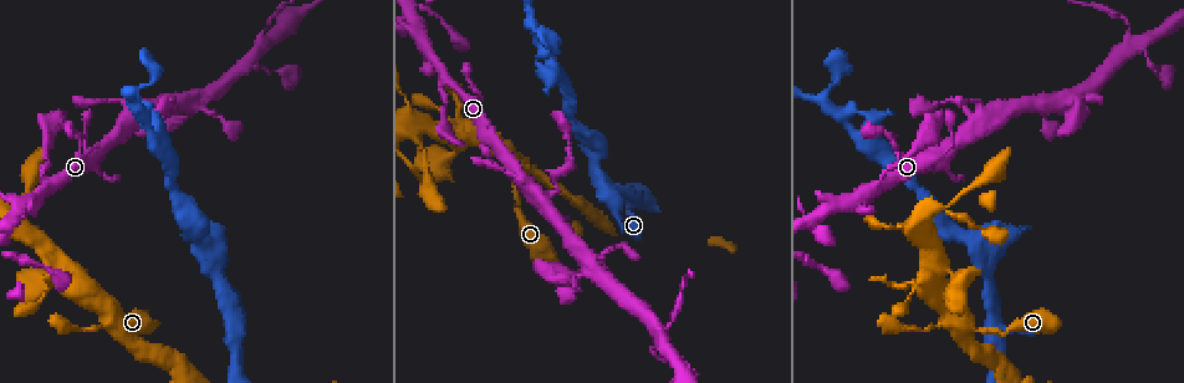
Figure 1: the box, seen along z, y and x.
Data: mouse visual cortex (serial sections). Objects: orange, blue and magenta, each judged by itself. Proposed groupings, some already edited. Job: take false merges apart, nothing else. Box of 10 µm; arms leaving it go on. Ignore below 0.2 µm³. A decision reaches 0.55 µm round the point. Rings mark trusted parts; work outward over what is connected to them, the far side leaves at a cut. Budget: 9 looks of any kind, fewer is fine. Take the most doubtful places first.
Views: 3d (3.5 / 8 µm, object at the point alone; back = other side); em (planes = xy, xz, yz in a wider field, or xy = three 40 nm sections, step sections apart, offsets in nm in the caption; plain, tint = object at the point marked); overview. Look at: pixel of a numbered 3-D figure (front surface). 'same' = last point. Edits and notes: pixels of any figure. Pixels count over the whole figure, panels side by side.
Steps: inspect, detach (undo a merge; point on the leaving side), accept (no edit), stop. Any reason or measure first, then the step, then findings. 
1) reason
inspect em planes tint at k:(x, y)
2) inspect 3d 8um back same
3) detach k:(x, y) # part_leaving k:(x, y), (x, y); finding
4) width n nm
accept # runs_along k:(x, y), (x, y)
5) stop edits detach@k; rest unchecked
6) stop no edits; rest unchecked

arms part here
inspect 3d 8um at 1:(965, 325)

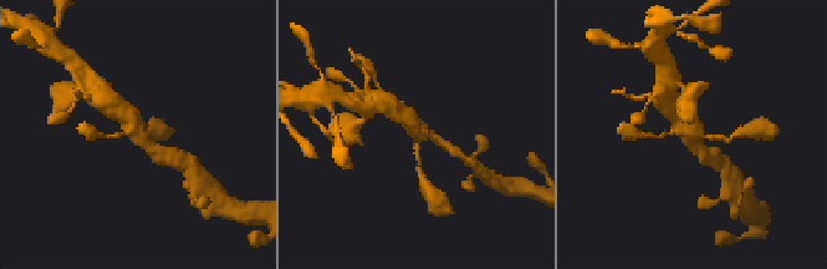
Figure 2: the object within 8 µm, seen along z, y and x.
inspect em xy step 1 tint same

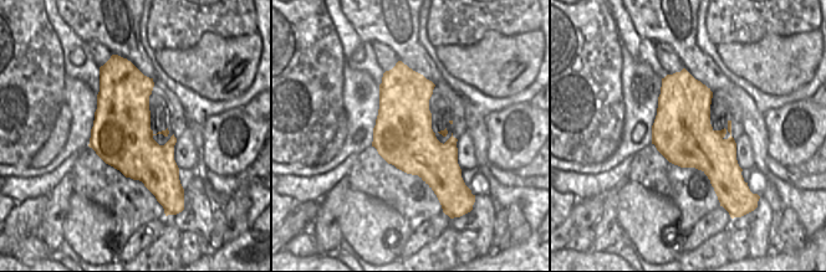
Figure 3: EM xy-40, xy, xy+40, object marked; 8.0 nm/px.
accept # runs_along 2:(729, 140), (693, 133), (674, 108); all the same cell

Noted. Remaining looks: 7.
thin neck
inspect 3d 3.5um at 1:(193, 105)

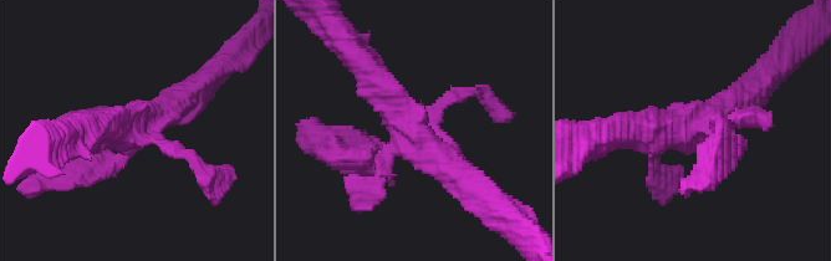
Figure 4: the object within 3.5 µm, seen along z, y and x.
now the EM
inspect em xy step 3 tint at 4:(130, 127)

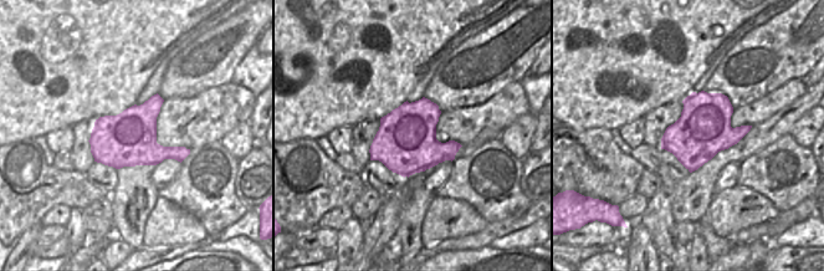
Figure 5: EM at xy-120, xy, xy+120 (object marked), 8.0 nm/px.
another direction
inspect em xy step 1 tint same

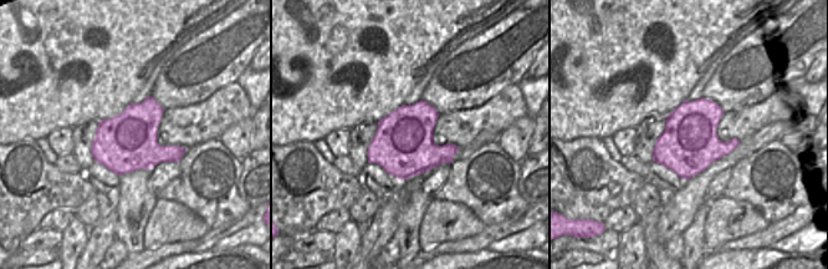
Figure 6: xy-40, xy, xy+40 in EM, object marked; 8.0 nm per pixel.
width 500 nm
accept # runs_along 4:(366, 66), (411, 133), (468, 188); one cell here

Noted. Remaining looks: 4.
calibre changes
inspect 3d 3.5um at 1:(264, 46)

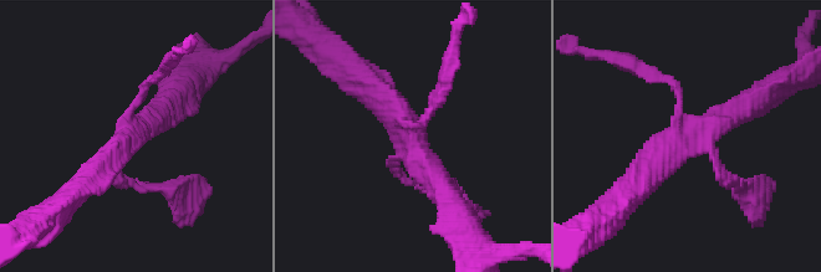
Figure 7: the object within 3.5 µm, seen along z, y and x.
inspect em xy step 2 tint at 7:(411, 126)

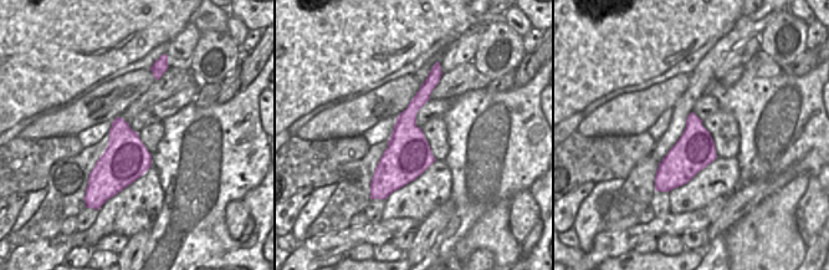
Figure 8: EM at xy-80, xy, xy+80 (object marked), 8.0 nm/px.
accept # runs_along 7:(360, 77), (409, 128), (444, 191); all the same cell

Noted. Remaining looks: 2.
sharp bend
inspect 3d 3.5um at 1:(606, 190)

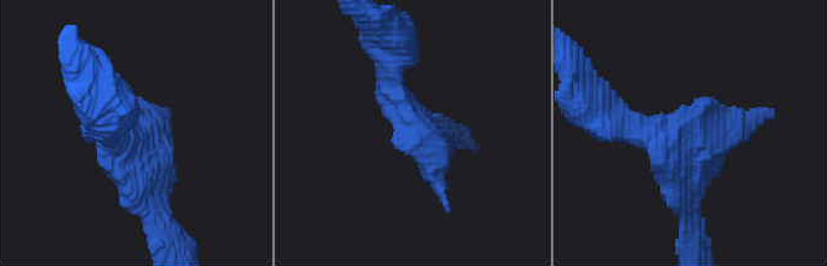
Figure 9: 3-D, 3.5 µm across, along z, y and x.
shape alone is not enough
inspect em xy step 3 tint at 9:(684, 143)

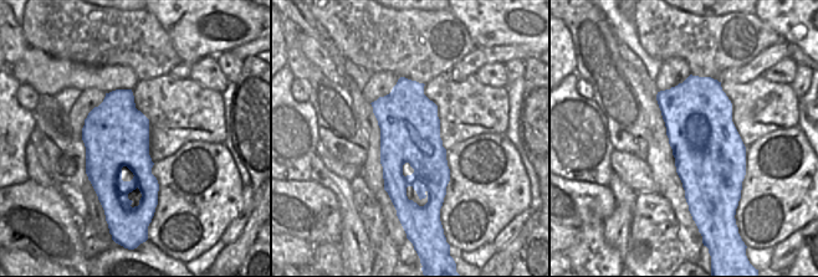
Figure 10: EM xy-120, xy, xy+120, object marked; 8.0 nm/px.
accept # runs_along 9:(693, 219), (690, 147), (617, 128); continuous, no second cell

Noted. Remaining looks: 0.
stop no edits; rest unchecked

